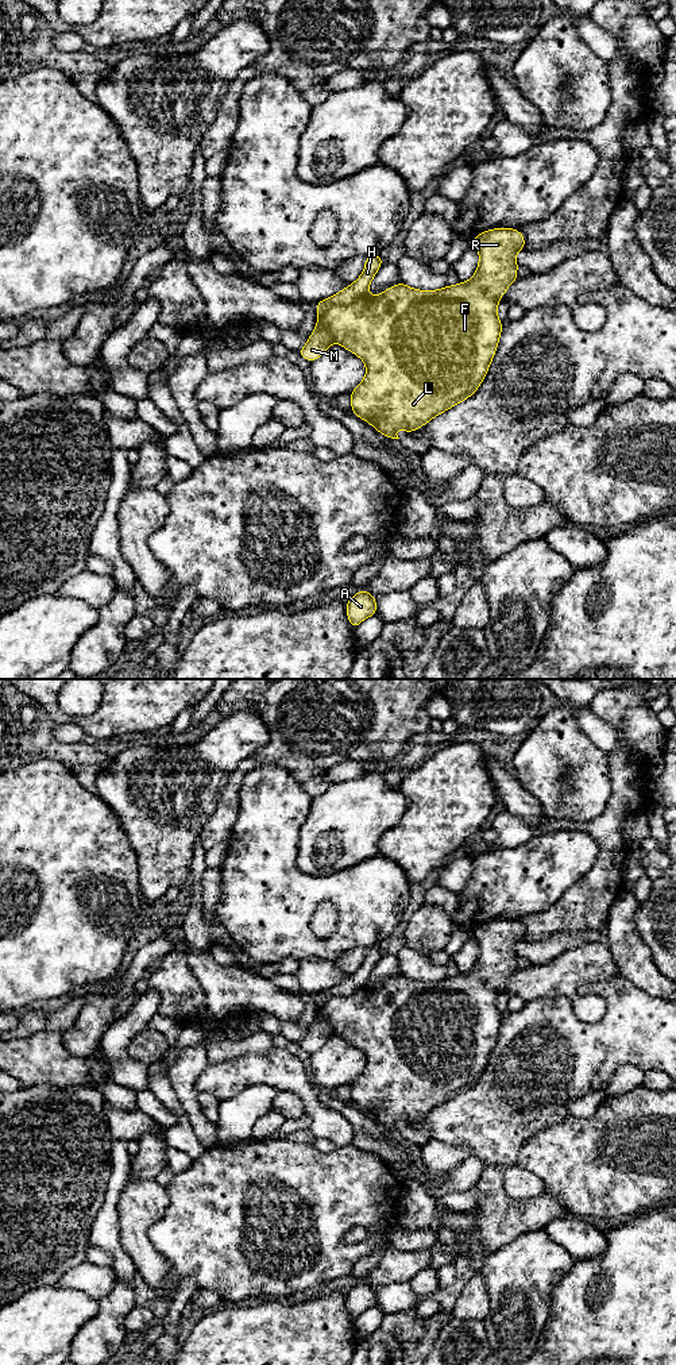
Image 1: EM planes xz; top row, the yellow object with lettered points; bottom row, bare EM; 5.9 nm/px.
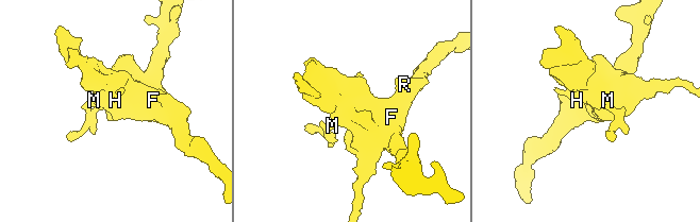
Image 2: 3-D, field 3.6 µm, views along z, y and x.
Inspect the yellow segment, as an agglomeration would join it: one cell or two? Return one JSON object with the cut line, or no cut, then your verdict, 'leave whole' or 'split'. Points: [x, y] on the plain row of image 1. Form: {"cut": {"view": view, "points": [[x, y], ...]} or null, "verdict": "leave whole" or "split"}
{"cut": null, "verdict": "leave whole"}

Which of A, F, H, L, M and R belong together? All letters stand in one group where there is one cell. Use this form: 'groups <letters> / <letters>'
groups A F H L M R

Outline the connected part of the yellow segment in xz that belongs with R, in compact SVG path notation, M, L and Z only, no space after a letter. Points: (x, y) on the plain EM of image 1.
M492 919L492 921L488 921L488 922L484 922L476 926L472 930L472 937L479 944L479 956L472 969L468 971L467 973L459 973L457 976L445 978L439 982L417 982L401 973L398 976L390 978L389 980L382 983L379 987L371 987L367 982L370 979L372 969L375 968L376 963L383 955L382 949L378 945L374 945L374 946L366 948L364 961L354 975L348 976L337 986L331 987L316 995L316 1003L318 1006L316 1019L310 1025L310 1029L306 1033L306 1036L298 1042L298 1045L306 1052L313 1053L318 1050L320 1048L322 1048L322 1045L327 1042L327 1040L332 1034L337 1034L343 1037L345 1041L359 1048L364 1053L367 1063L360 1076L356 1077L349 1086L352 1106L356 1106L358 1108L371 1115L383 1127L387 1127L391 1130L399 1130L397 1126L398 1118L402 1118L405 1121L405 1125L410 1125L421 1119L426 1114L429 1114L433 1108L451 1100L453 1096L460 1095L464 1091L470 1090L479 1080L482 1072L484 1071L488 1063L488 1059L491 1056L491 1052L495 1046L495 1042L499 1034L501 1022L503 1019L503 1015L498 1010L497 999L498 999L501 988L506 984L507 979L515 971L518 971L517 960L519 956L515 952L515 945L521 941L525 941L524 940L525 928L514 919Z

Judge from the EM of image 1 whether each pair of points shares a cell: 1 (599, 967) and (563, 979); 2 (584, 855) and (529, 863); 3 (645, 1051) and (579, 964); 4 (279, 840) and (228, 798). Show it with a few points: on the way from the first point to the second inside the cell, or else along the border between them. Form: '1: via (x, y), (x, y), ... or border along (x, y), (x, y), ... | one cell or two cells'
1: via (590, 967), (575, 967), (572, 970) | one cell
2: via (571, 855), (543, 862) | one cell
3: border along (617, 974), (607, 980), (583, 983), (574, 995) | two cells
4: border along (246, 775), (238, 789), (238, 817), (230, 837) | two cells

